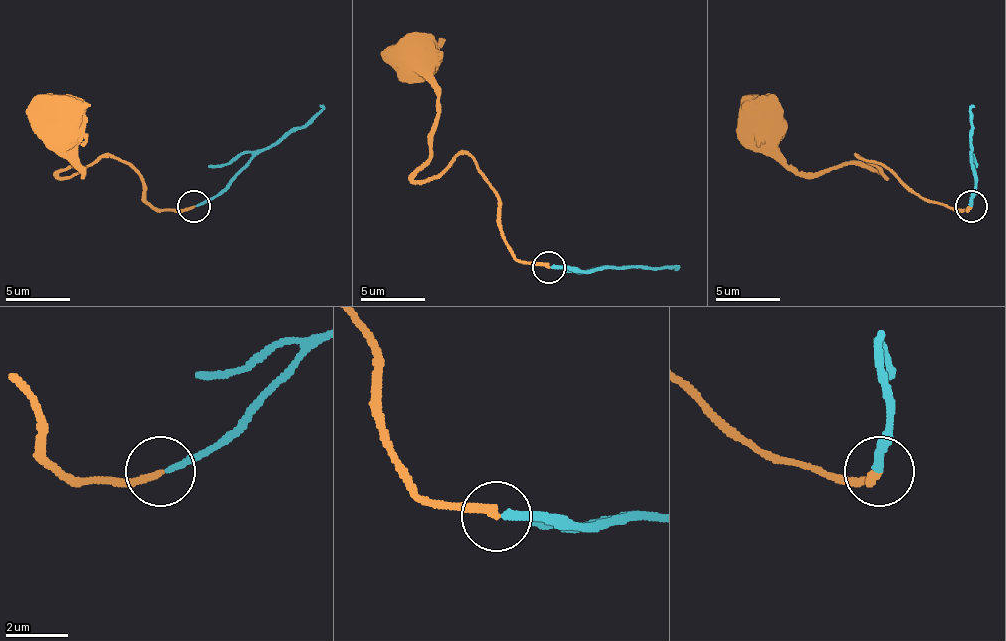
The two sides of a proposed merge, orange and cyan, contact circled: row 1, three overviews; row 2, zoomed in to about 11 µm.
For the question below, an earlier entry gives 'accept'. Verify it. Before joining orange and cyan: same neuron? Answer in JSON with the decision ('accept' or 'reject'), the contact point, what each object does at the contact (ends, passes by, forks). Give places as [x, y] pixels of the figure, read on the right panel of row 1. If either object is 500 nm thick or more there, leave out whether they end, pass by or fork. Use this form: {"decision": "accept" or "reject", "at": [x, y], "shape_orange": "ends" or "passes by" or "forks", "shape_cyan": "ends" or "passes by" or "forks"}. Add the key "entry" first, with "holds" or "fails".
{"entry": "holds", "decision": "accept", "at": [971, 206], "shape_orange": "ends", "shape_cyan": "ends"}

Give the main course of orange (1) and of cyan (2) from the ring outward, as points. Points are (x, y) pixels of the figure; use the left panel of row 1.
1: (194, 205), (156, 208), (146, 182), (114, 157), (59, 173), (75, 163), (82, 173), (62, 121)
2: (194, 205), (210, 202), (262, 150), (304, 128), (323, 105)

